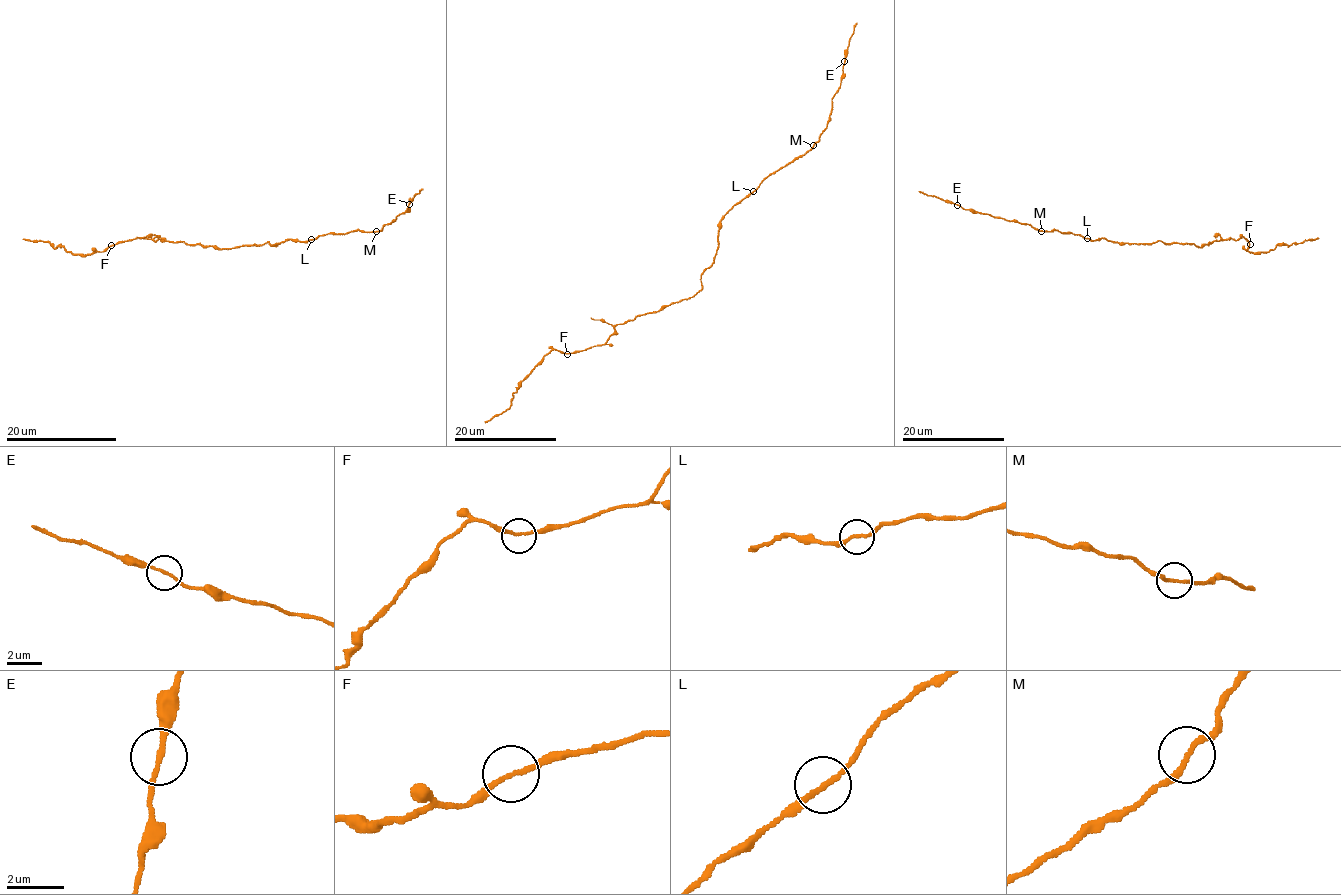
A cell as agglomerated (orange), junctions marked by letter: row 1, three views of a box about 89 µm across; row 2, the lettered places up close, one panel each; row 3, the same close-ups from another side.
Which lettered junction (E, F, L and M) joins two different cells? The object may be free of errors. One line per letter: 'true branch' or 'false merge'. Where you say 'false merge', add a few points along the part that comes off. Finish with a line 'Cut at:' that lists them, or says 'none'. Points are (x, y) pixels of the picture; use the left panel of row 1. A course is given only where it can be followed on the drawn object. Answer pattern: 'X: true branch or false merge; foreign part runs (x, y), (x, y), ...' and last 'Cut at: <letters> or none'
E: true branch
F: true branch
L: true branch
M: true branch
Cut at: none

